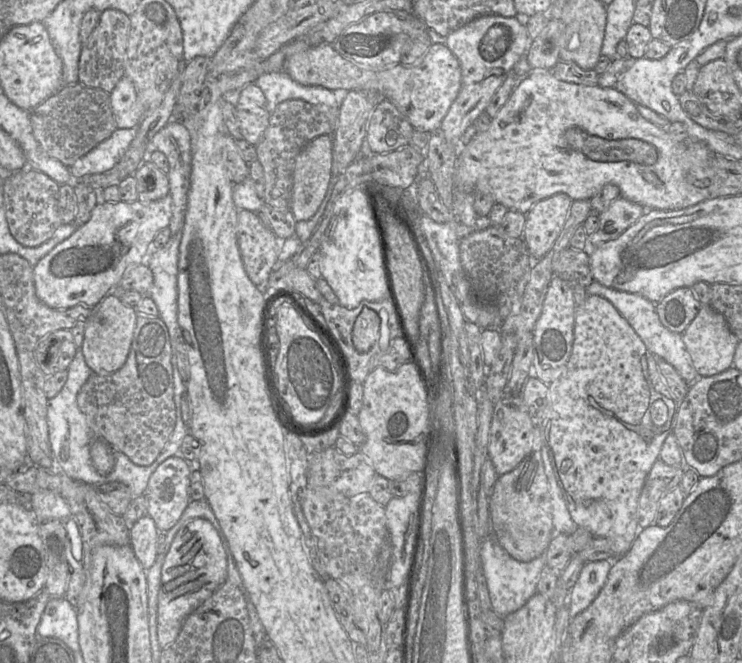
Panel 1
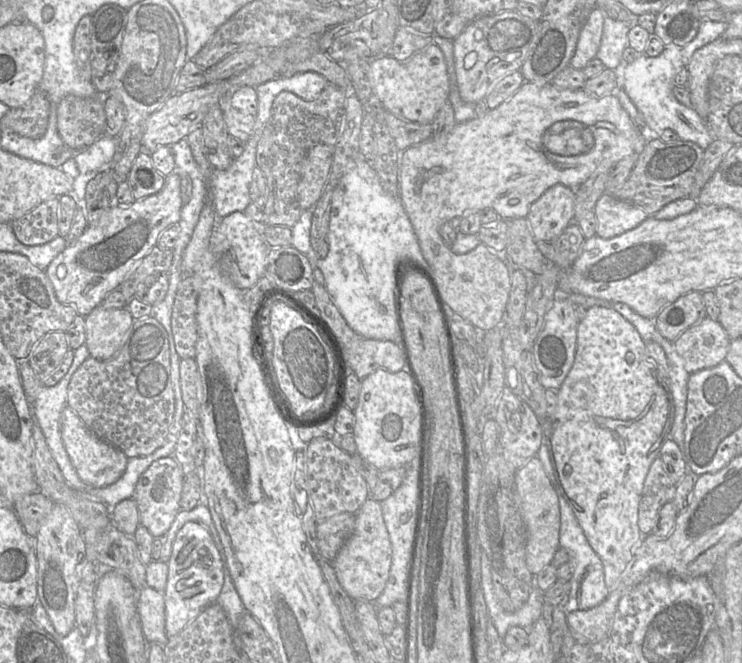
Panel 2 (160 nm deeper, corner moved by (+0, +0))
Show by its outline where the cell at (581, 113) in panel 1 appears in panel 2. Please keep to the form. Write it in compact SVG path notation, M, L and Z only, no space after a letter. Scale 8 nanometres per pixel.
M525 81L511 98L501 103L498 107L490 109L484 116L456 123L449 134L444 135L443 137L431 137L423 143L404 150L401 155L401 164L399 168L400 199L412 223L423 257L436 280L445 305L448 305L453 312L473 325L478 331L491 330L504 319L511 288L511 266L500 253L493 252L482 242L468 253L456 254L452 252L450 246L445 244L439 232L439 228L443 223L450 221L454 217L462 217L468 212L481 211L486 208L494 209L501 219L512 220L526 218L531 204L538 200L550 187L556 184L563 184L572 189L576 189L584 183L598 167L606 167L607 169L612 170L619 161L626 157L638 158L647 141L647 132L633 122L629 114L622 107L615 93L598 97L587 94L583 89L558 89L553 83L536 84Z

